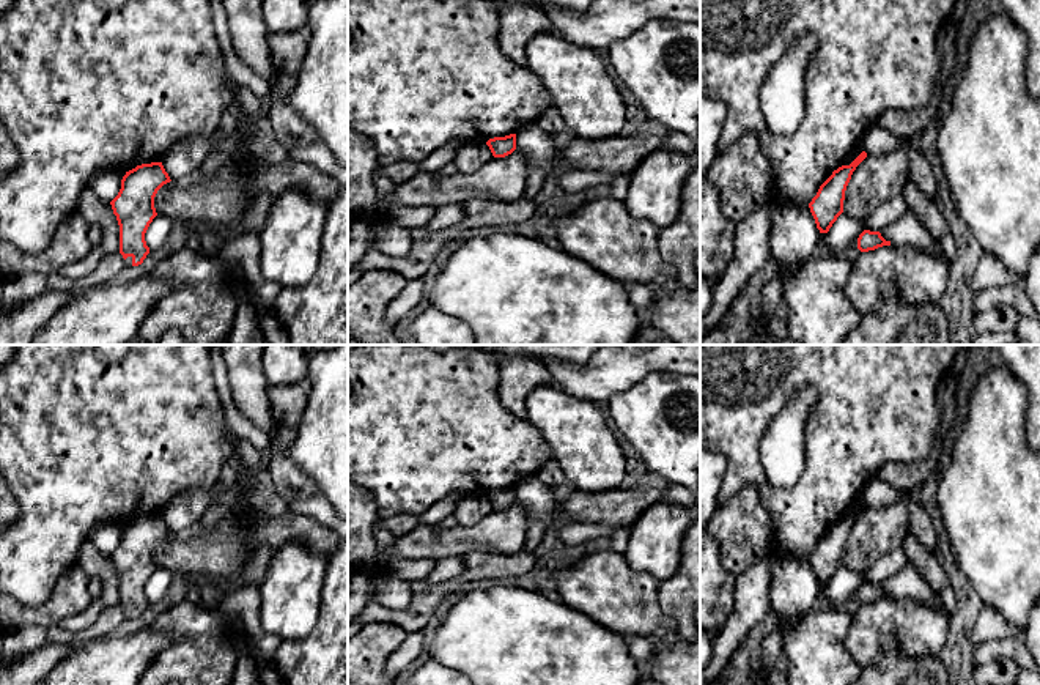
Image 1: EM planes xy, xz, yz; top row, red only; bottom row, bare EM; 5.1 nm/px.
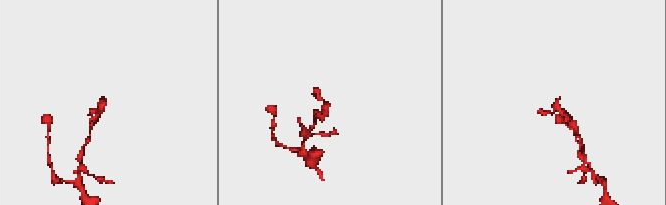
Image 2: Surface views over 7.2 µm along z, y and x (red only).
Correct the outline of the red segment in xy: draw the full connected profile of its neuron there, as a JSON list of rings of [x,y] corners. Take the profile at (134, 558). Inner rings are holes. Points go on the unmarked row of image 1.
[[[162,515],[142,517],[126,524],[118,548],[110,554],[120,578],[120,606],[132,611],[132,619],[143,616],[149,606],[145,586],[157,568],[154,550],[170,535]]]

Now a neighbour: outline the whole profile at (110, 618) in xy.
[[[120,605],[105,606],[98,619],[83,631],[68,631],[60,625],[50,625],[47,628],[47,642],[77,647],[83,642],[107,638],[124,622],[126,617],[127,616]]]

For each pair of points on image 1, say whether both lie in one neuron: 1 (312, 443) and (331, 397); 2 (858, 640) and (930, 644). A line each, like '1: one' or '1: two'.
1: one
2: one

